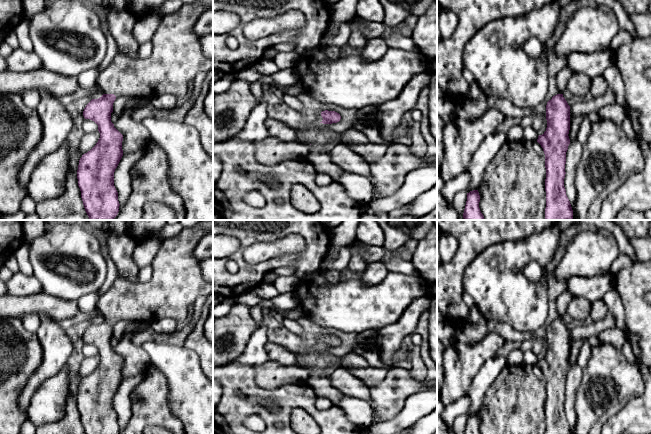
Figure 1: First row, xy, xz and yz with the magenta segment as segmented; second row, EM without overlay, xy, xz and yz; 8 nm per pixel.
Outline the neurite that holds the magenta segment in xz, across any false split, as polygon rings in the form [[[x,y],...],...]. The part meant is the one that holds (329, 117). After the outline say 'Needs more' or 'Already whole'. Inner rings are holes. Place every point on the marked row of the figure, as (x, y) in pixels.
[[[328,110],[322,111],[321,116],[323,120],[320,123],[323,124],[337,123],[341,119],[340,114],[335,111],[328,111]]]. Already whole

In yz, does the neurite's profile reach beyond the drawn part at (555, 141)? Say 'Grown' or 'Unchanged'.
Grown

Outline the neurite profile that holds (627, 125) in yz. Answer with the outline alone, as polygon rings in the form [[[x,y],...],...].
[[[626,118],[622,123],[621,123],[622,128],[624,129],[627,137],[633,141],[636,141],[636,134],[633,129],[632,122],[630,118]]]

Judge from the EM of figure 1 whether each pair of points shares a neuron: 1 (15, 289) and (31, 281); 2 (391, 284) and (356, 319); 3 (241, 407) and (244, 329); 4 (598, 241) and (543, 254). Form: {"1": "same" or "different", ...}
{"1": "same", "2": "same", "3": "different", "4": "different"}

